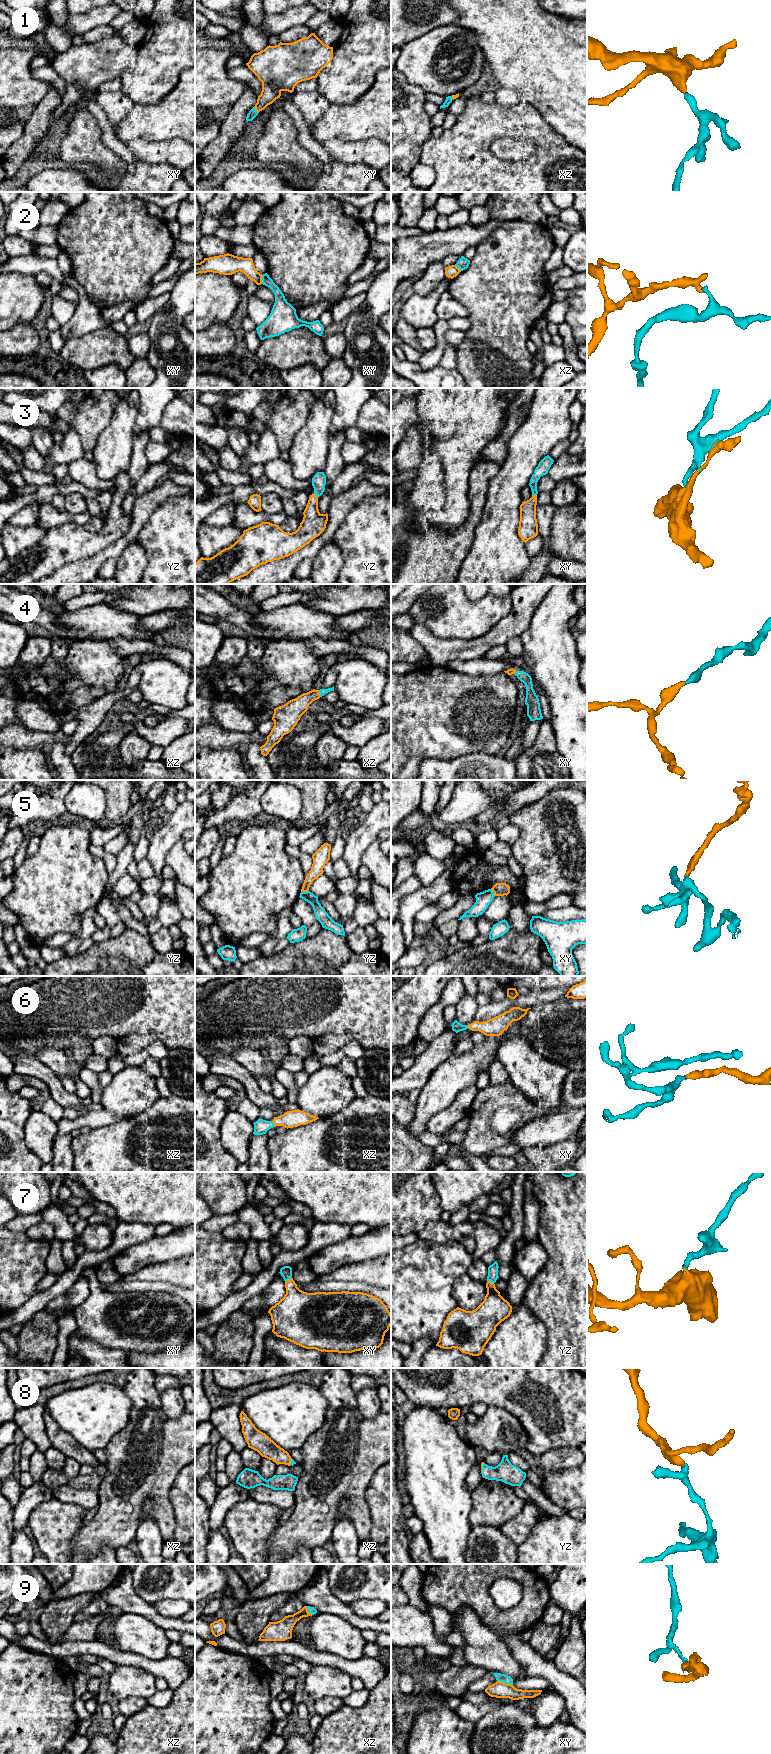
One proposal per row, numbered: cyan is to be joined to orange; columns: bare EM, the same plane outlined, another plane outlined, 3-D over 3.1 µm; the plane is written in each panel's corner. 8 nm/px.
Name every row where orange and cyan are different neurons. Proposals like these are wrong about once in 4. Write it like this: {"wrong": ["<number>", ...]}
{"wrong": ["2", "5"]}

